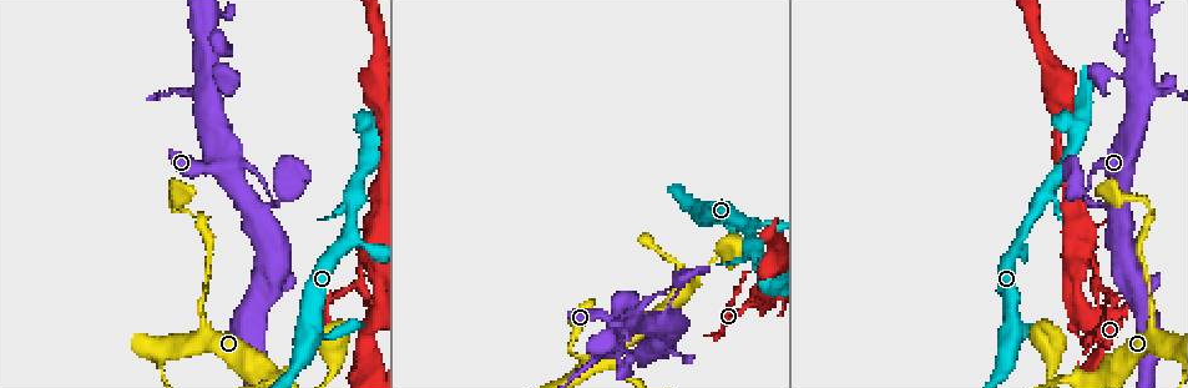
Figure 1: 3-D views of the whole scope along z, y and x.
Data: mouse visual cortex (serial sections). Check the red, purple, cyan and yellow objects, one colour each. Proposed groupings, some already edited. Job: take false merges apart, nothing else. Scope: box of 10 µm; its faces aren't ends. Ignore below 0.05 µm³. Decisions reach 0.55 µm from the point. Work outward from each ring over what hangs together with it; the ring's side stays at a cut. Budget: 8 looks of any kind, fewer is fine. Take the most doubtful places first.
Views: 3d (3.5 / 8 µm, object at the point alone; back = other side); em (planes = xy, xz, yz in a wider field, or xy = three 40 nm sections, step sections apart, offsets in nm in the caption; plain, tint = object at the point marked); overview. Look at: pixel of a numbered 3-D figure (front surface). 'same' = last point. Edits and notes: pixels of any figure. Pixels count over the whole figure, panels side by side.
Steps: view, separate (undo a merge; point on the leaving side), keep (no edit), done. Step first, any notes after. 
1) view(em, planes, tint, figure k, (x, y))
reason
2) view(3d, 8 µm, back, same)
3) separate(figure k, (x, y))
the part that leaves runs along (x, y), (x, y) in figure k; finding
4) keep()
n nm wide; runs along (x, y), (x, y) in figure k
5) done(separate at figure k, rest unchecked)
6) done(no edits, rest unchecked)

view(3d, 3.5 µm, figure 1, (356, 281))
sharp bend

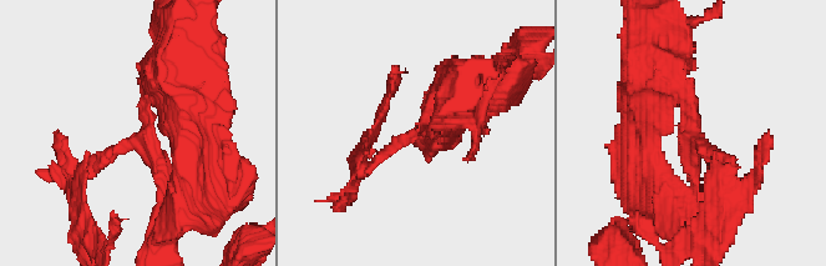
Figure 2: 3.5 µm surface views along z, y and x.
keep()
3 arms; runs along (79, 181), (147, 131), (158, 74) in figure 2; one cell here

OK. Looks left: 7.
view(3d, 3.5 µm, figure 1, (1152, 321))
thick turns thin

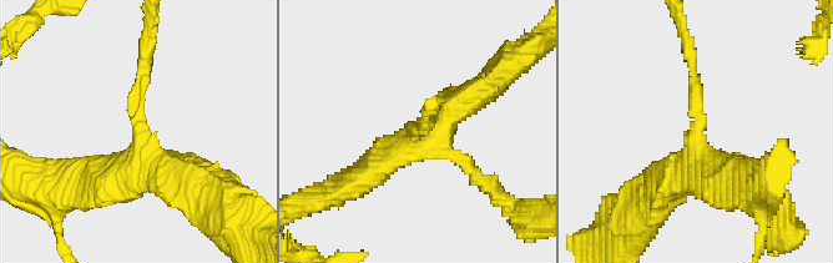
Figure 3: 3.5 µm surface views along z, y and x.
view(em, xy, step 1, tint, figure 3, (137, 124))
4 arms; arms of 150, 250, 400, 400 nm

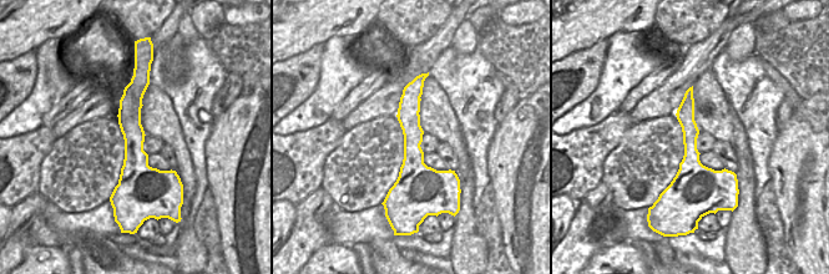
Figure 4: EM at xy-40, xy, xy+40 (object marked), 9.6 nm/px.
keep()
runs along (140, 84), (125, 191) in figure 4; one cell here

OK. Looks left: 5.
view(3d, 3.5 µm, back, figure 1, (1129, 78))
four arms meet

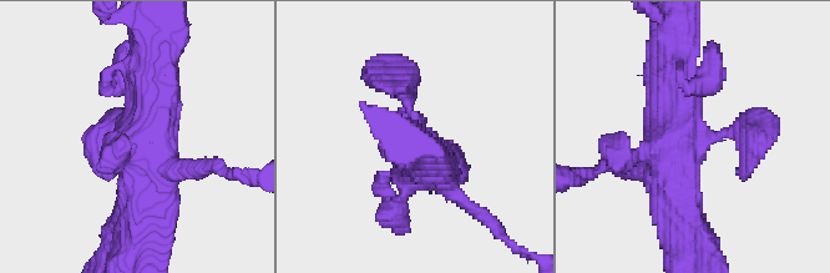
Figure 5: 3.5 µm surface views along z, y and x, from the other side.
view(em, xy, step 1, tint, figure 5, (694, 144))
now the EM

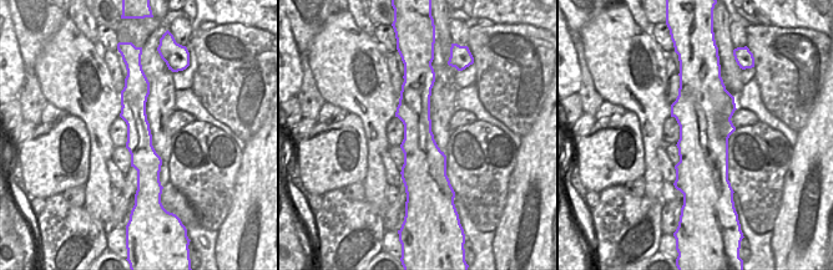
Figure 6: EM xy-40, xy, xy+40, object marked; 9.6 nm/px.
view(em, xy, step 5, tint, same)

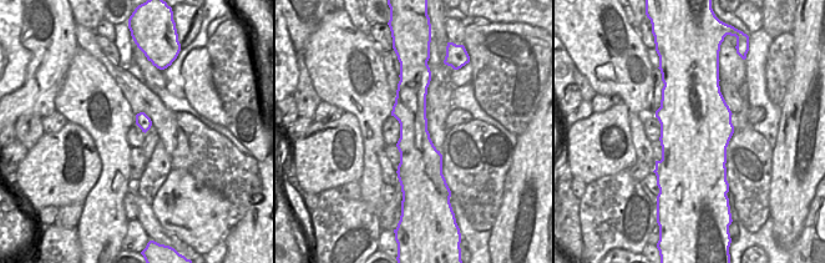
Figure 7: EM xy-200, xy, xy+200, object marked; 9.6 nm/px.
keep()
one cell here

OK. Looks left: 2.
done(no edits, rest unchecked)

